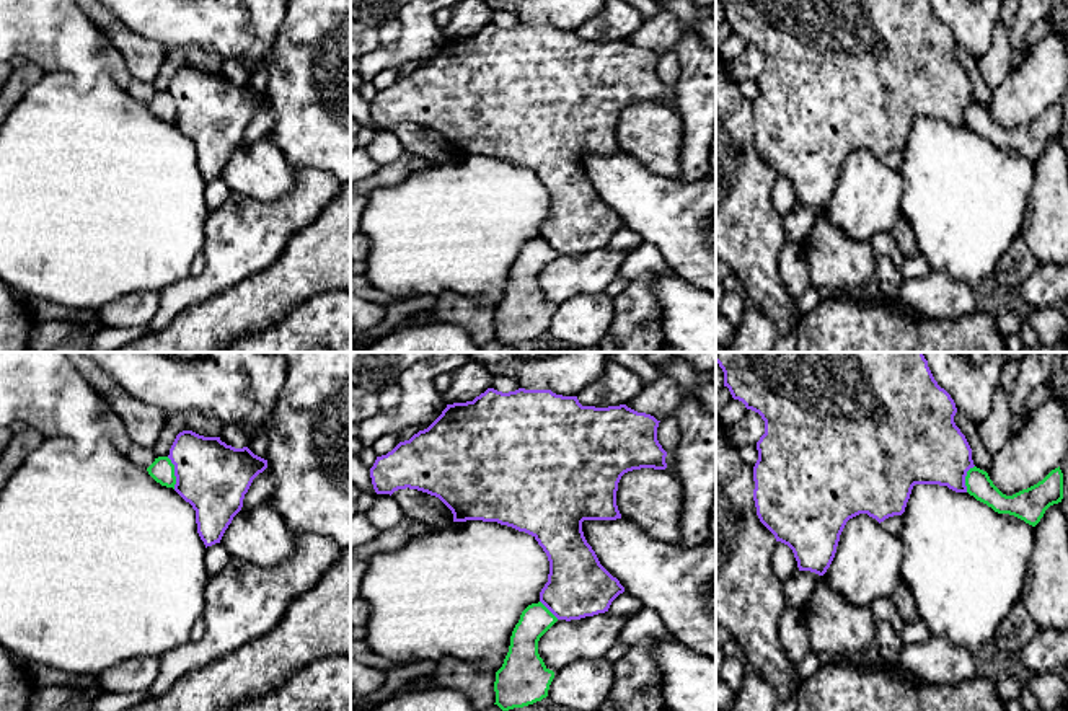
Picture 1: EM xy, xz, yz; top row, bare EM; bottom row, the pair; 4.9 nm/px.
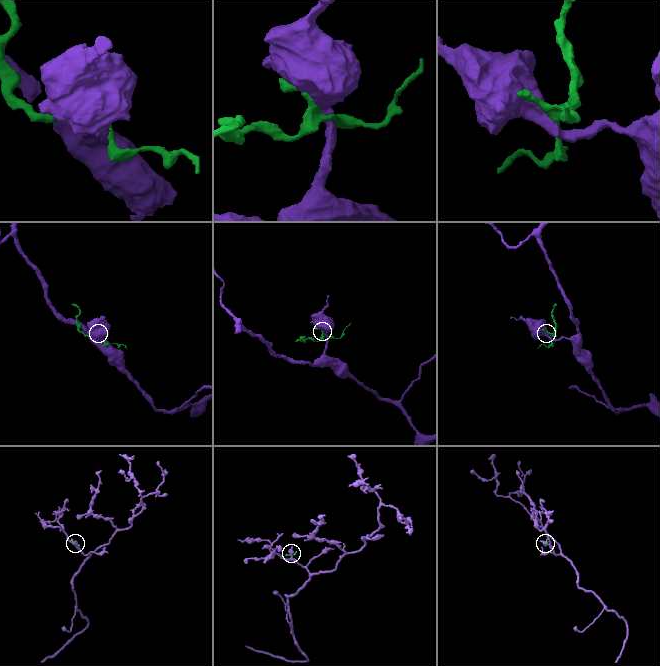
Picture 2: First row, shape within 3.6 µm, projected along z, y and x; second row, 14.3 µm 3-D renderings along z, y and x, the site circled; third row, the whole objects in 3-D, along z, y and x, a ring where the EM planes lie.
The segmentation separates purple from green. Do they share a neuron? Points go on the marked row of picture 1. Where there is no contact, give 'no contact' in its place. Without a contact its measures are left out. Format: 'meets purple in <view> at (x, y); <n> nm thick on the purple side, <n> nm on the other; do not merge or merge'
meets purple in xy at (175, 473); 360 nm thick on the purple side, 120 nm on the other; do not merge

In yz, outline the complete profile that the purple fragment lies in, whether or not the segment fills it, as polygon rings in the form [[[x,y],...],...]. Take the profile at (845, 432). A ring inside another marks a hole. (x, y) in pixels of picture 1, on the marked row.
[[[716,352],[716,362],[732,398],[765,421],[753,466],[757,515],[792,550],[799,571],[823,576],[846,522],[859,514],[879,523],[902,515],[915,484],[967,492],[972,448],[954,422],[954,400],[934,380],[923,352]]]

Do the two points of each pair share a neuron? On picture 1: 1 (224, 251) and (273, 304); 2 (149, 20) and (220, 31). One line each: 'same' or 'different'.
1: different
2: same

